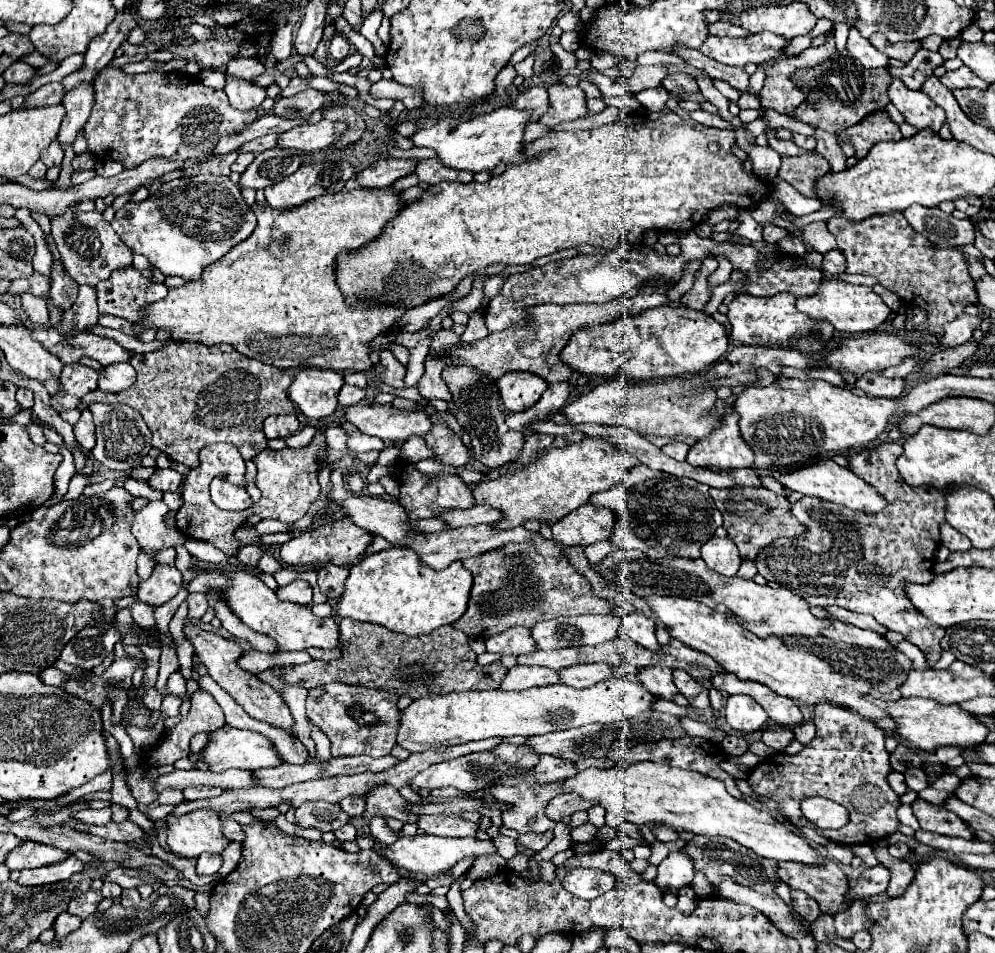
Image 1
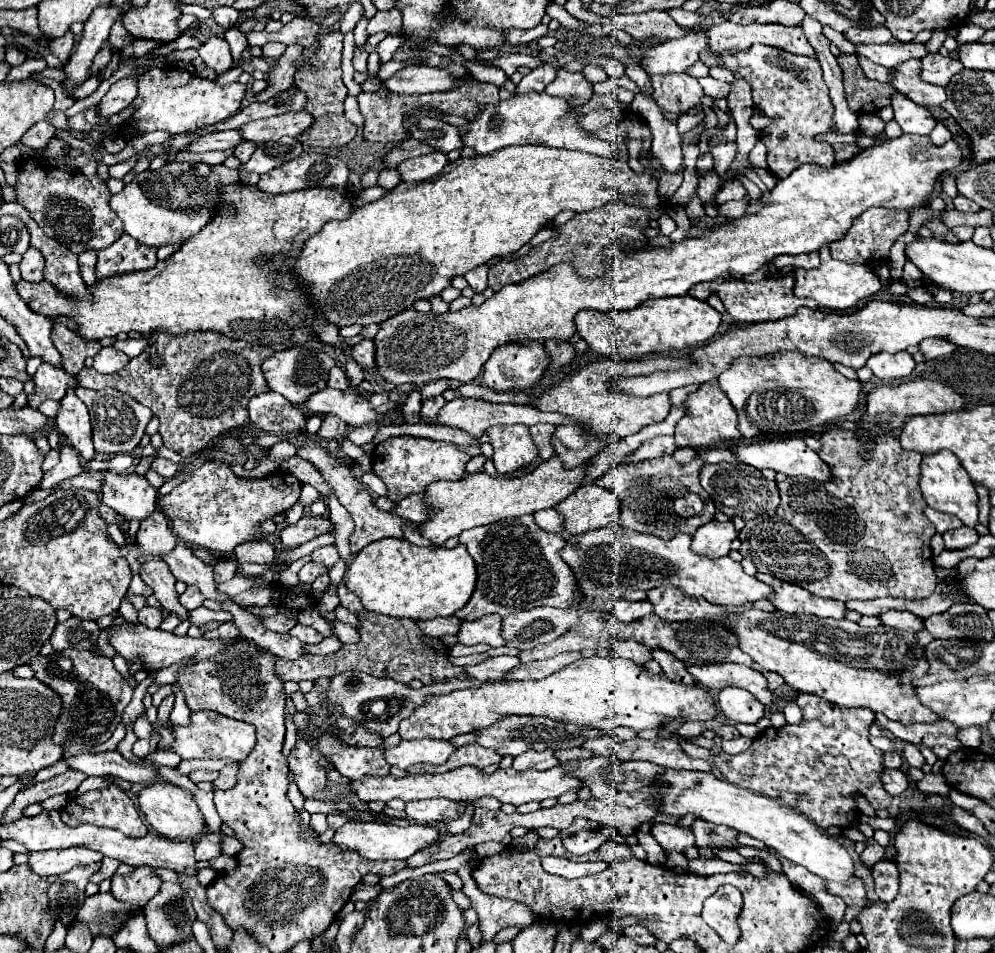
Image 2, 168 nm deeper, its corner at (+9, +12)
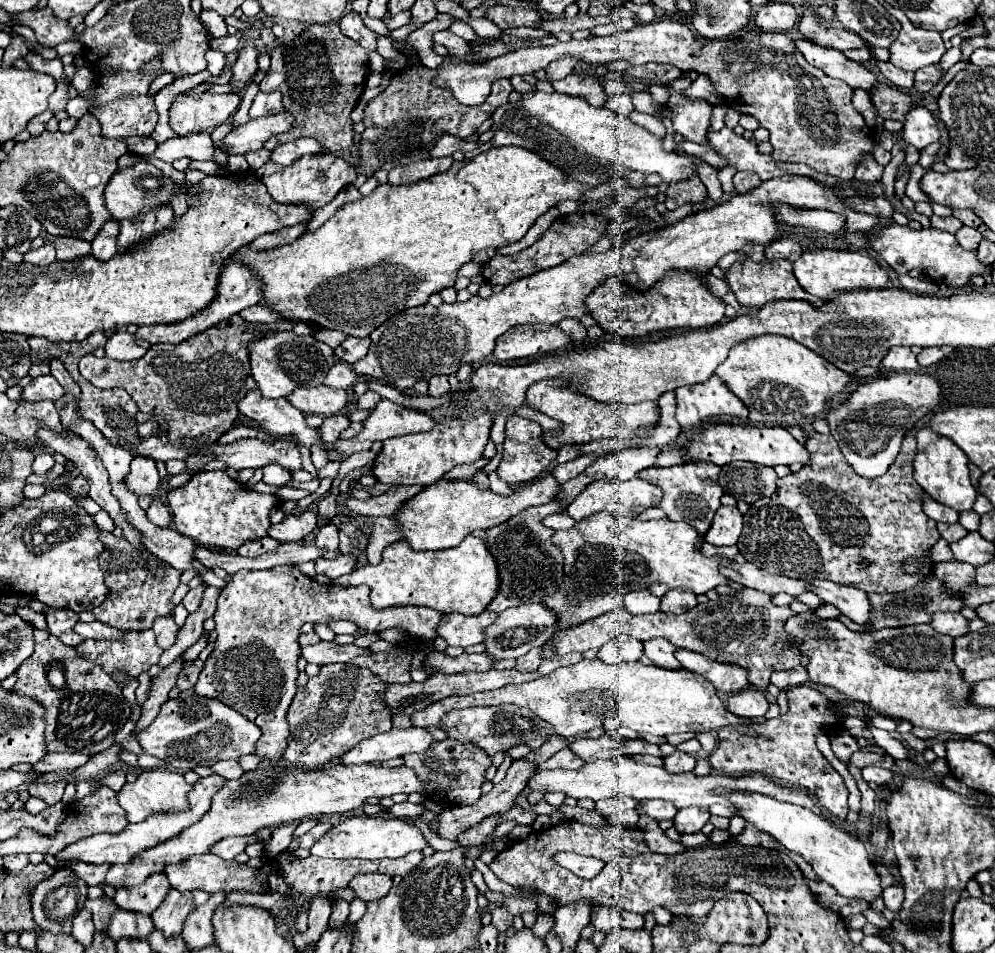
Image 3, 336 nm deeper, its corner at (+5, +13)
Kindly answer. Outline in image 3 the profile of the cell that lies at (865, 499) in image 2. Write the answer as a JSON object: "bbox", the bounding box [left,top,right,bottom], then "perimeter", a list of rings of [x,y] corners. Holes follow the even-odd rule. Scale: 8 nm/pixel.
{"bbox":[737,434,939,594],"perimeter":[[[831,434],[809,436],[805,448],[811,452],[811,462],[795,474],[779,478],[775,496],[757,500],[755,506],[749,506],[749,512],[743,516],[743,534],[737,542],[737,548],[747,562],[767,572],[779,572],[781,576],[801,580],[821,578],[877,594],[905,592],[907,588],[923,584],[925,578],[933,574],[929,552],[939,540],[939,532],[935,520],[927,518],[923,512],[923,490],[913,478],[913,458],[917,454],[915,436],[907,434],[903,438],[903,446],[895,462],[883,476],[875,480],[859,476],[847,464]],[[905,558],[913,558],[919,564],[919,572],[903,572]]]}

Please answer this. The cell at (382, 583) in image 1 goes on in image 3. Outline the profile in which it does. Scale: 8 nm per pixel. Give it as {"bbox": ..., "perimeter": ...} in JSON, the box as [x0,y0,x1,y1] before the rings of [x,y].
{"bbox":[335,536,499,614],"perimeter":[[[467,536],[459,546],[449,550],[411,550],[405,540],[399,540],[383,550],[383,558],[377,566],[363,564],[349,576],[337,578],[335,584],[369,586],[371,606],[375,610],[395,606],[427,606],[443,614],[479,614],[485,610],[499,588],[499,572],[481,538]]]}

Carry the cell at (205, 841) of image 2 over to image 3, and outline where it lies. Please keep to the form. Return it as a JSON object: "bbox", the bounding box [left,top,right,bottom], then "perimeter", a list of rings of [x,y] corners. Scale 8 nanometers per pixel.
{"bbox":[211,836,257,860],"perimeter":[[[229,836],[227,840],[219,840],[219,844],[213,844],[211,852],[223,860],[233,860],[239,852],[245,850],[247,844],[253,844],[253,842],[257,842],[255,836],[239,836],[239,838]]]}

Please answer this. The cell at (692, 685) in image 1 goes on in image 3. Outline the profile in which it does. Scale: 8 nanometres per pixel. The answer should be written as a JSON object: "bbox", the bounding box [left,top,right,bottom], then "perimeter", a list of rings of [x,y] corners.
{"bbox":[643,638,681,670],"perimeter":[[[651,638],[651,640],[645,640],[643,644],[645,644],[645,656],[651,658],[651,662],[655,666],[661,666],[661,668],[667,668],[667,670],[681,668],[679,660],[675,658],[677,648],[671,642],[661,640],[661,638]]]}

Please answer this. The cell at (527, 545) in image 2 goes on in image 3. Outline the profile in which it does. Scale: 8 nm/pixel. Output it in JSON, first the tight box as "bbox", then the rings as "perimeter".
{"bbox":[485,500,565,614],"perimeter":[[[555,500],[545,506],[527,508],[513,516],[511,520],[485,530],[485,544],[497,562],[501,582],[499,594],[495,594],[487,610],[499,614],[511,606],[543,602],[545,596],[551,596],[559,588],[559,584],[563,582],[563,554],[551,542],[555,530],[545,528],[541,520],[563,508],[565,508],[563,502]]]}

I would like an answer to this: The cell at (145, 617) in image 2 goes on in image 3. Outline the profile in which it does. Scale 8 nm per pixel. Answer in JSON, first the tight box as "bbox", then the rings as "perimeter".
{"bbox":[151,616,179,650],"perimeter":[[[159,616],[159,618],[155,618],[155,624],[151,626],[151,630],[153,630],[155,636],[157,636],[157,644],[165,650],[165,648],[173,646],[179,626],[175,624],[173,616]]]}

